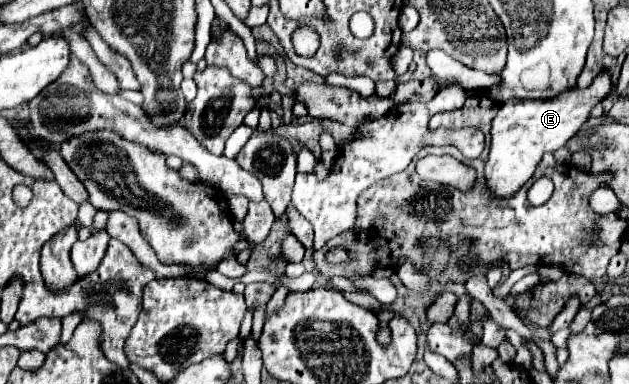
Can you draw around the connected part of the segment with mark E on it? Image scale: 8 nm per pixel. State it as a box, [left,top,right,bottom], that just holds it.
[484,71,612,197]

